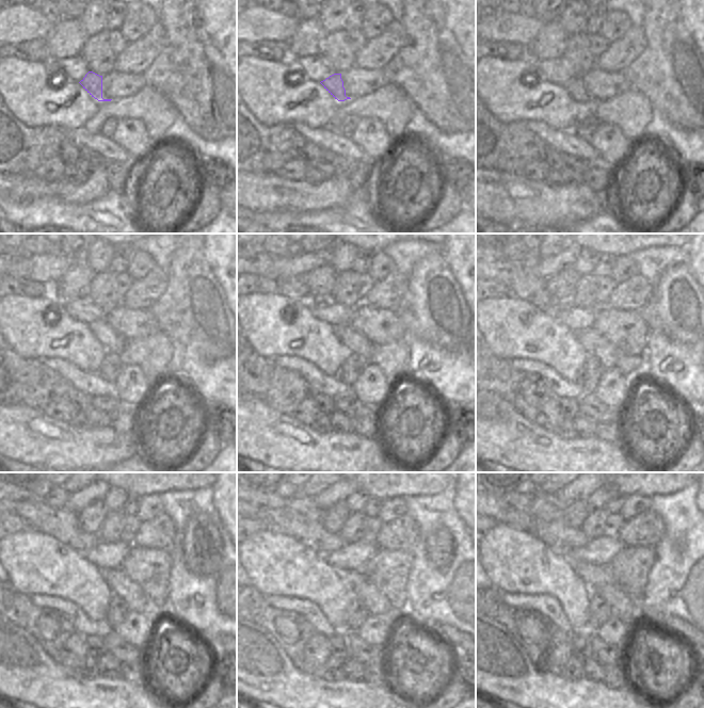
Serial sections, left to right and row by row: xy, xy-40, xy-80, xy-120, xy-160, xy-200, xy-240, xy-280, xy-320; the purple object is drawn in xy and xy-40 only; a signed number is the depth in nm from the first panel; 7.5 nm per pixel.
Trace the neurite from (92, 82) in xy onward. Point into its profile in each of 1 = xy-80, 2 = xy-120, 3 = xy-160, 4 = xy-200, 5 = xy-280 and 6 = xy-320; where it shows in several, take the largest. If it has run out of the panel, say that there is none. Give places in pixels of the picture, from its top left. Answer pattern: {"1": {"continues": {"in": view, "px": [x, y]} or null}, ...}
{"1": {"continues": {"in": "xy-80", "px": [575, 87]}}, "2": {"continues": {"in": "xy-120", "px": [107, 336]}}, "3": {"continues": {"in": "xy-160", "px": [352, 339]}}, "4": {"continues": {"in": "xy-200", "px": [594, 343]}}, "5": {"continues": {"in": "xy-280", "px": [377, 604]}}, "6": {"continues": {"in": "xy-320", "px": [622, 606]}}}

